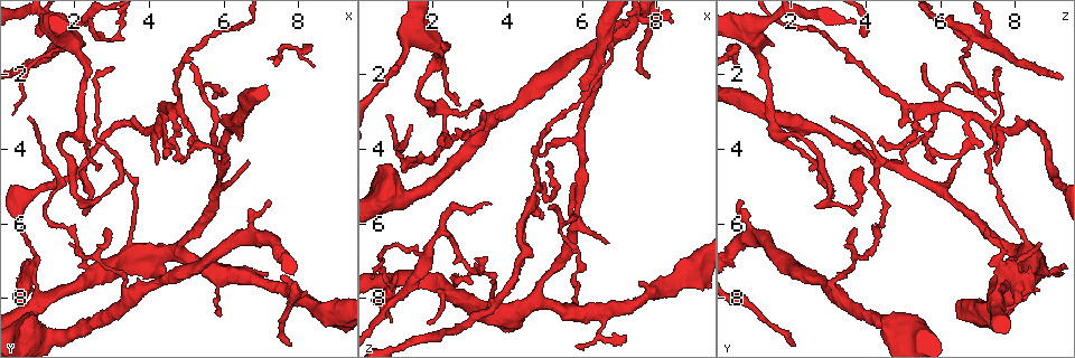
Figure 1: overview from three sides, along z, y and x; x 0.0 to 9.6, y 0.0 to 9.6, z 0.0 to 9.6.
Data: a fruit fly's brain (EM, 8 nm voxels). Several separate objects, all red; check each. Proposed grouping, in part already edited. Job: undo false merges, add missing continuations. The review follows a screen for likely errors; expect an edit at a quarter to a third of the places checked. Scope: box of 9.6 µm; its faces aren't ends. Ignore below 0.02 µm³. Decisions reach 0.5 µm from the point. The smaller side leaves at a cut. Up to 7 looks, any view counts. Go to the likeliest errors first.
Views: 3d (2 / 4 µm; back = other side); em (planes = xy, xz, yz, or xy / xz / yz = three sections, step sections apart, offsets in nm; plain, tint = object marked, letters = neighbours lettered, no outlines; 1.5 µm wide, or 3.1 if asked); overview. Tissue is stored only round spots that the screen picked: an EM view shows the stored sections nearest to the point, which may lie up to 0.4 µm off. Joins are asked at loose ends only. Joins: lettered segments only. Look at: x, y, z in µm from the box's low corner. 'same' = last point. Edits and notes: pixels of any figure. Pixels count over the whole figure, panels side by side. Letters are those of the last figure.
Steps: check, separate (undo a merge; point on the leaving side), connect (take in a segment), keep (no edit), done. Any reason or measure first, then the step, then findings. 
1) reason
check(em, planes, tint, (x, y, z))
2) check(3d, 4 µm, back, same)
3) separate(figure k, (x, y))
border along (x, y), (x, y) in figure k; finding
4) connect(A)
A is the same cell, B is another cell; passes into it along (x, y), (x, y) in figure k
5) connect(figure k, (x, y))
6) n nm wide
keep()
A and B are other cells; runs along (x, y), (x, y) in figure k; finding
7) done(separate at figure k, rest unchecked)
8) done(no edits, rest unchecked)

free end
check(3d, 2 µm, (2.85, 6.10, 3.75))

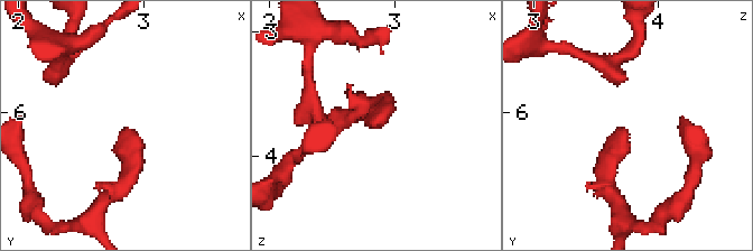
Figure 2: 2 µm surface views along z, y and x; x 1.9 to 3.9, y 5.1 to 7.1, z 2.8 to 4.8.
check(em, yz, step 4, letters, (2.84, 6.12, 3.72))

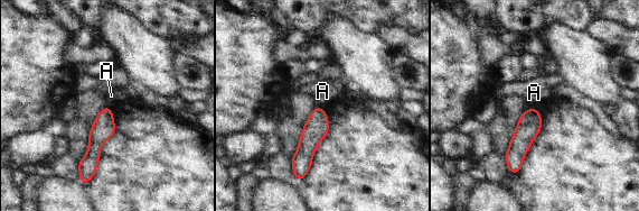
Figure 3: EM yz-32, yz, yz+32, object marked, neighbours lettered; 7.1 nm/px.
A touches over 50 nm
keep()
A is another cell; border along (317, 106), (322, 108) in figure 3; none of them fits

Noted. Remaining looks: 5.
an open end
check(3d, 2 µm, back, (4.90, 4.40, 5.85))

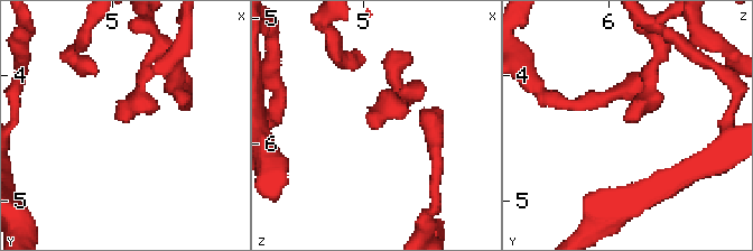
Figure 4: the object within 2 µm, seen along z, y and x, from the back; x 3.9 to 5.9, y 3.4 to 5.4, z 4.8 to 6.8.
check(em, planes, letters, (4.86, 4.40, 5.82))

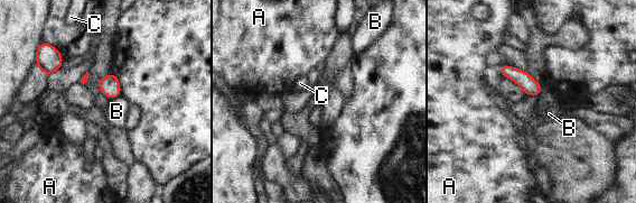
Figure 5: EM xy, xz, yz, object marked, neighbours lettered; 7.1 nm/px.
keep()
A, B and C are other cells; no lettered segment goes on from it

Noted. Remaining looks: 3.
branch point
check(3d, 4 µm, (1.05, 7.95, 7.50))

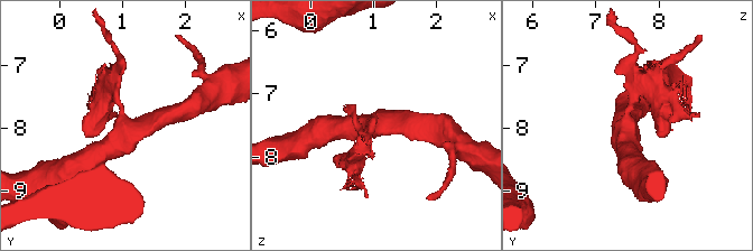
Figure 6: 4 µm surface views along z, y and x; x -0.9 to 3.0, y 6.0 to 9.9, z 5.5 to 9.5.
now the EM
check(em, planes, letters, (1.10, 8.00, 7.55))

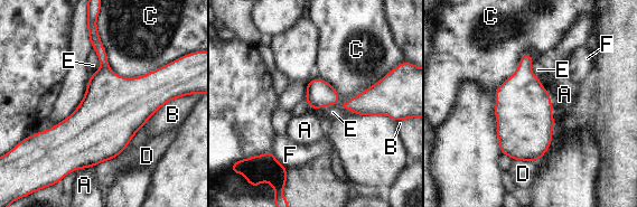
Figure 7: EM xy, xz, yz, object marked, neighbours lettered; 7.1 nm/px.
400 nm wide; C touches over 650 nm
keep()
A, B, C, D, E and F are other cells; continuous, no second neuron

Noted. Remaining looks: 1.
done(no edits, rest unchecked)

